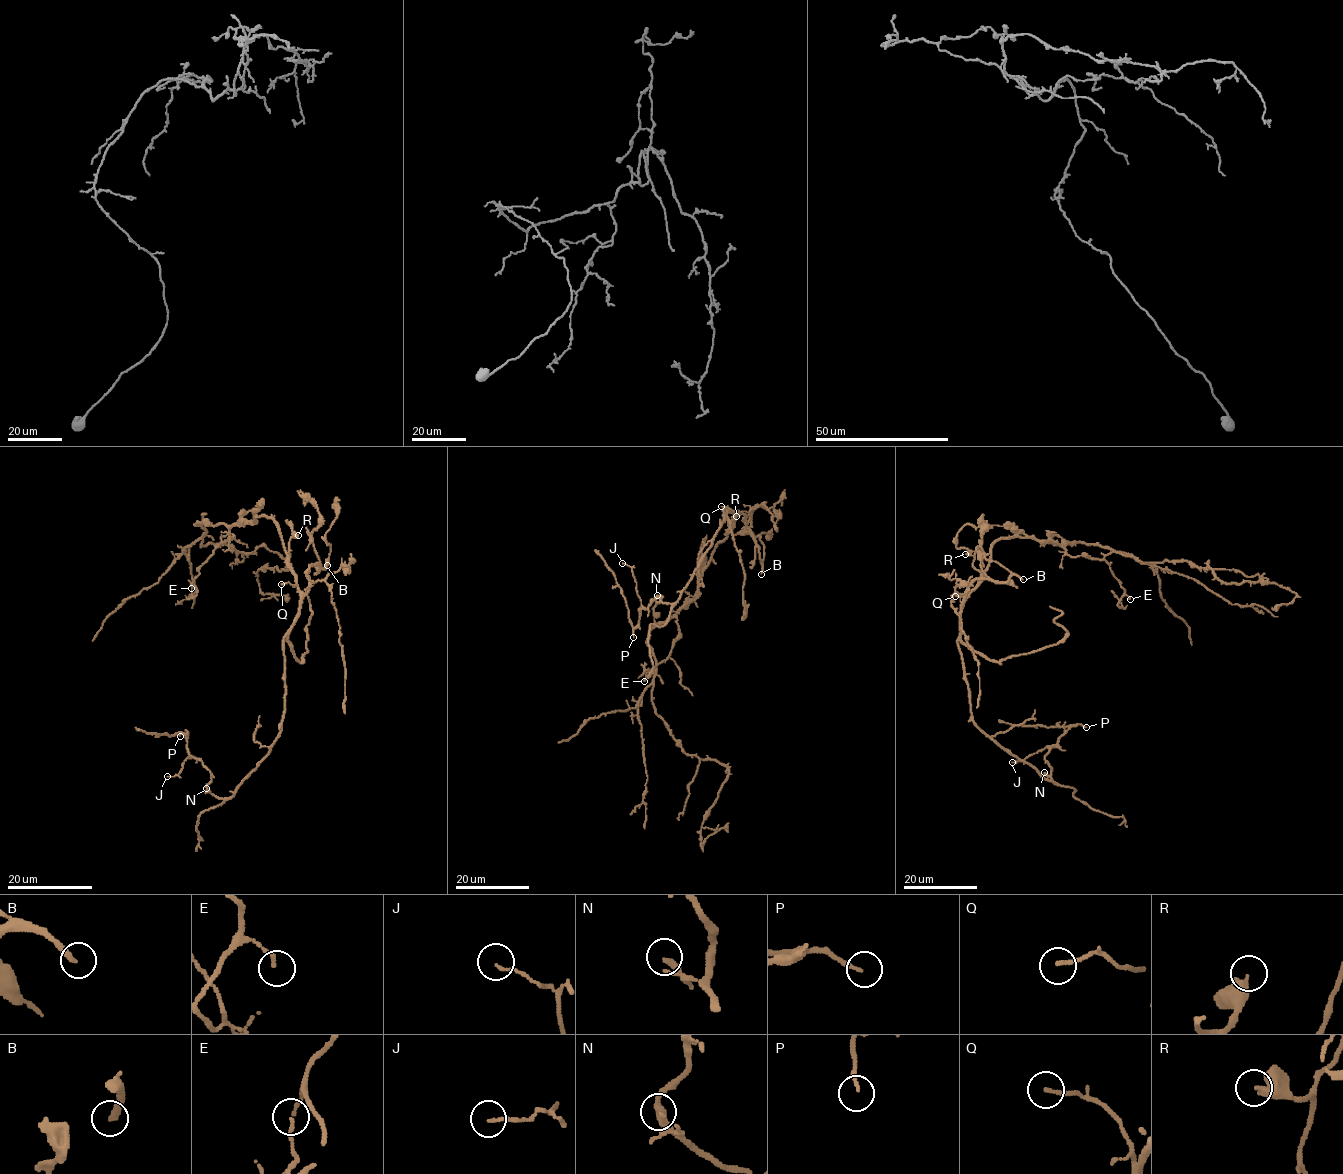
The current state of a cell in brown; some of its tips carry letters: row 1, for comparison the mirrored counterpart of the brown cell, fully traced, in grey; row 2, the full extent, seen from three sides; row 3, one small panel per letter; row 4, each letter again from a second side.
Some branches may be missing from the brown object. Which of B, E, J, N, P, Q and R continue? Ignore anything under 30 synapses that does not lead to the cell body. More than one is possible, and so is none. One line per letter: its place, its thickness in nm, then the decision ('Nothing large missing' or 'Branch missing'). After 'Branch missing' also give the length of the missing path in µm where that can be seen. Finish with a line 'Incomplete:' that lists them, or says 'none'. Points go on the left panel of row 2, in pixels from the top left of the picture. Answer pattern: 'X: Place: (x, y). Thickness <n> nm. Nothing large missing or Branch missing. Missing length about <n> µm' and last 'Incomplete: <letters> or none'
B: Place: (327, 565). Thickness 240 nm. Branch missing. Missing length about 150 µm
E: Place: (191, 588). Thickness 130 nm. Nothing large missing
J: Place: (167, 776). Thickness 90 nm. Nothing large missing
N: Place: (206, 788). Thickness 160 nm. Nothing large missing
P: Place: (180, 736). Thickness 150 nm. Nothing large missing
Q: Place: (281, 584). Thickness 160 nm. Nothing large missing
R: Place: (298, 535). Thickness 400 nm. Nothing large missing
Incomplete: B

